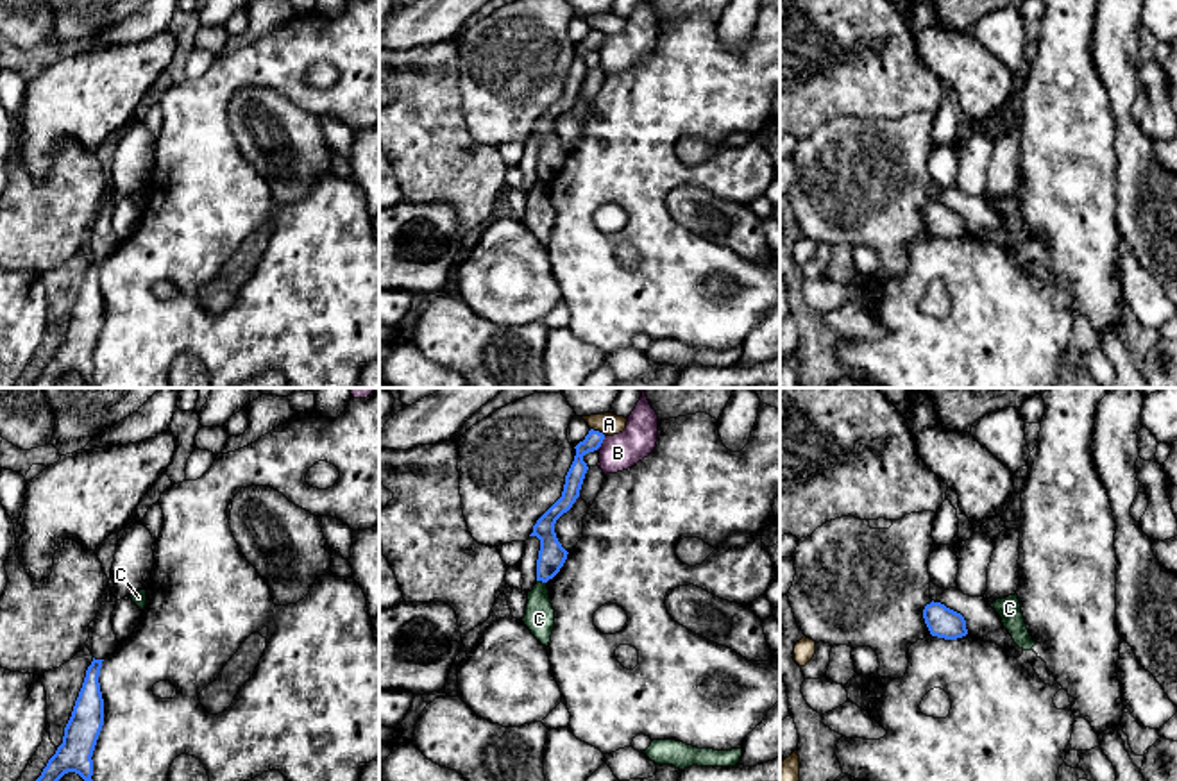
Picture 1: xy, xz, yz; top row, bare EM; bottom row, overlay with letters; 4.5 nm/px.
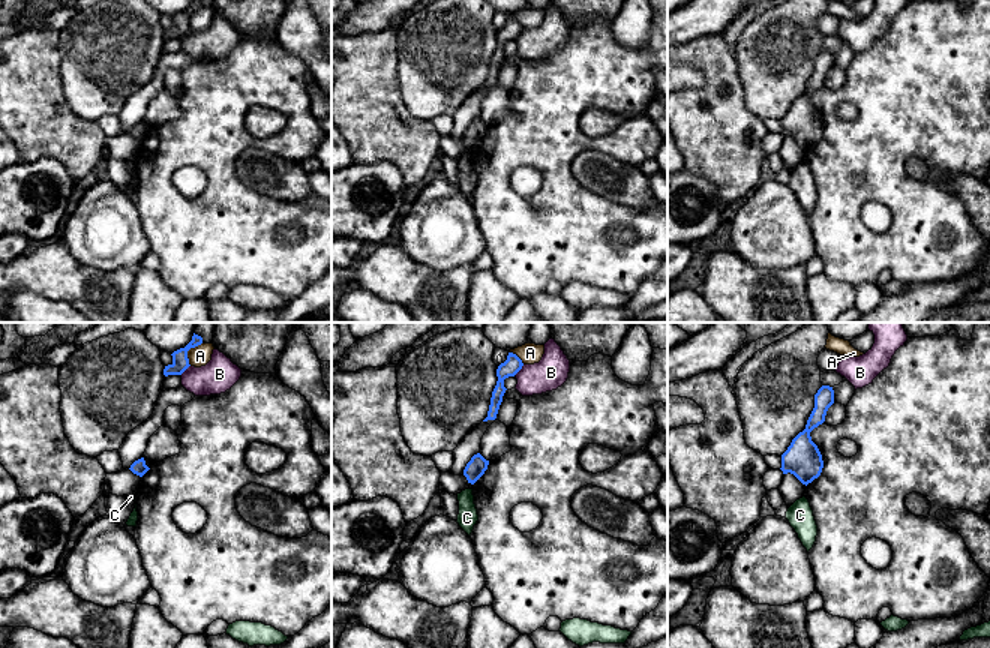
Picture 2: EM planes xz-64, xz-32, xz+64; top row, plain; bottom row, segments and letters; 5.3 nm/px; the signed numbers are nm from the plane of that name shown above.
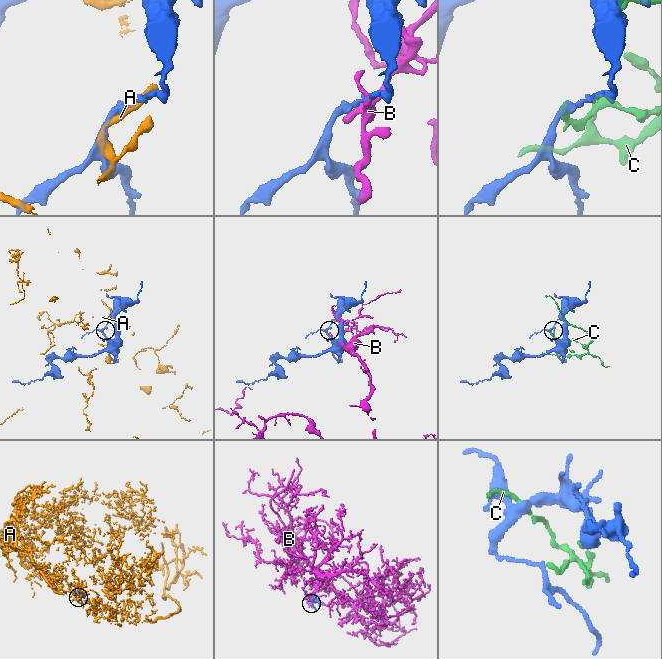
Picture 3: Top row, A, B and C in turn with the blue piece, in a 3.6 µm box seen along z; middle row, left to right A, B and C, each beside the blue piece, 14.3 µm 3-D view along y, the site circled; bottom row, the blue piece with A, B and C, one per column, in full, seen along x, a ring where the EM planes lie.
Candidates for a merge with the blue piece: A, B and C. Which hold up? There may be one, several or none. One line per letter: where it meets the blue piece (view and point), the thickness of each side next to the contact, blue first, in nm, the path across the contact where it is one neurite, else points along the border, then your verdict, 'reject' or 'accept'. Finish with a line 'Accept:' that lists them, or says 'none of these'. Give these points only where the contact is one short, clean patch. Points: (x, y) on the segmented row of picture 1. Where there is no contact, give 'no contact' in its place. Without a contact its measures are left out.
A: xz (598, 431) | 80/100 nm | along xz (591, 428), (605, 435) | reject
B: xz (601, 442) | 80/170 nm | reject
C: xz (542, 581) | 130/140 nm | reject
Accept: none of these

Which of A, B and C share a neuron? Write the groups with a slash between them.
A / B / C

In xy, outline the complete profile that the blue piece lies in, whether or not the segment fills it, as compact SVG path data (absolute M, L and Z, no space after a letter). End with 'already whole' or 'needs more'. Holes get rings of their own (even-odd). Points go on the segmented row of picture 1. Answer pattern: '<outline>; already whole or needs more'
M93 658L88 667L72 717L64 727L63 743L36 781L59 781L68 772L79 774L84 781L93 781L91 756L104 726L104 699L98 683L102 661Z; already whole

